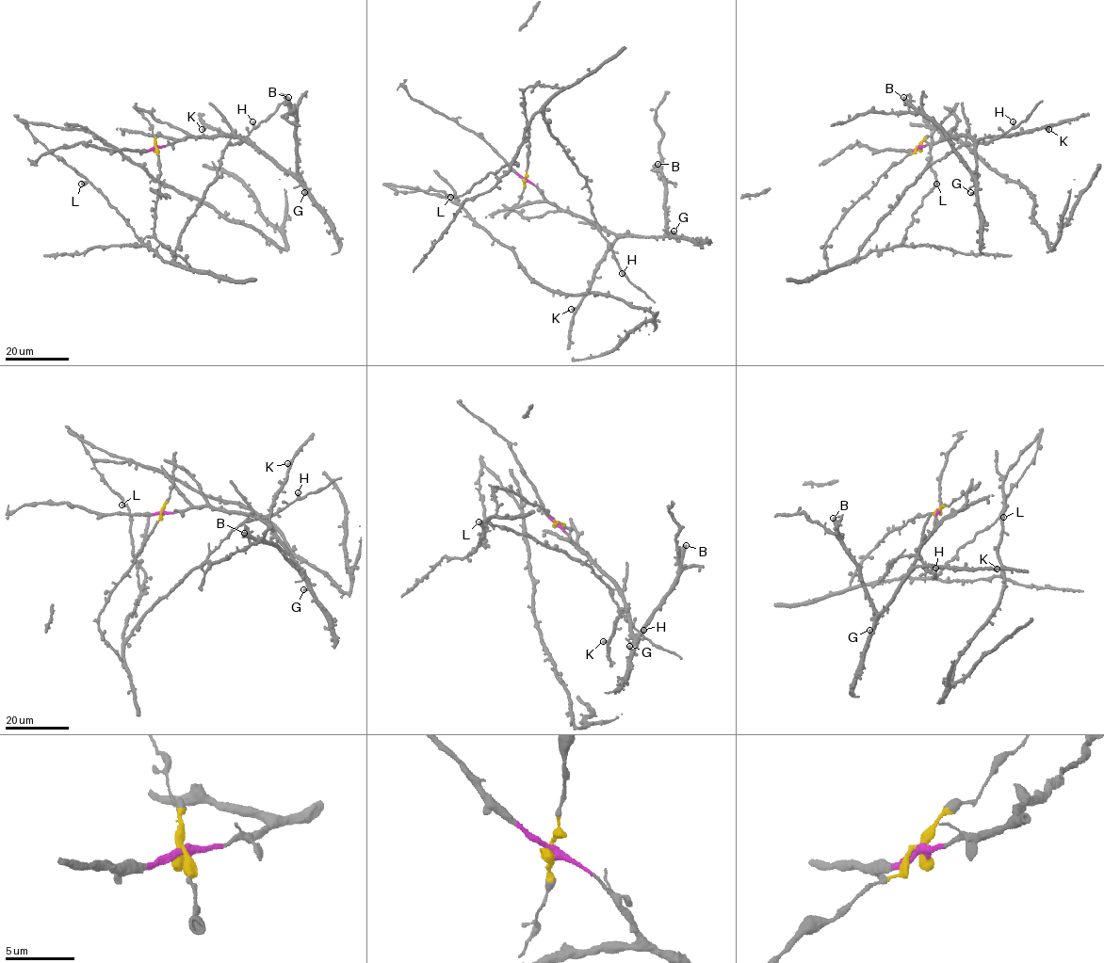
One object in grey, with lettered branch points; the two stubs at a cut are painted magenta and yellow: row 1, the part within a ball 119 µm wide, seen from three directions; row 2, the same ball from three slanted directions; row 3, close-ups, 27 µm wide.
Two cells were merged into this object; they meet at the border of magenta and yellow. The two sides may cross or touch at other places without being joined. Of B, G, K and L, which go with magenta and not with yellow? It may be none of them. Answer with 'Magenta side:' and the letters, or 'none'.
Magenta side: B, G, K

